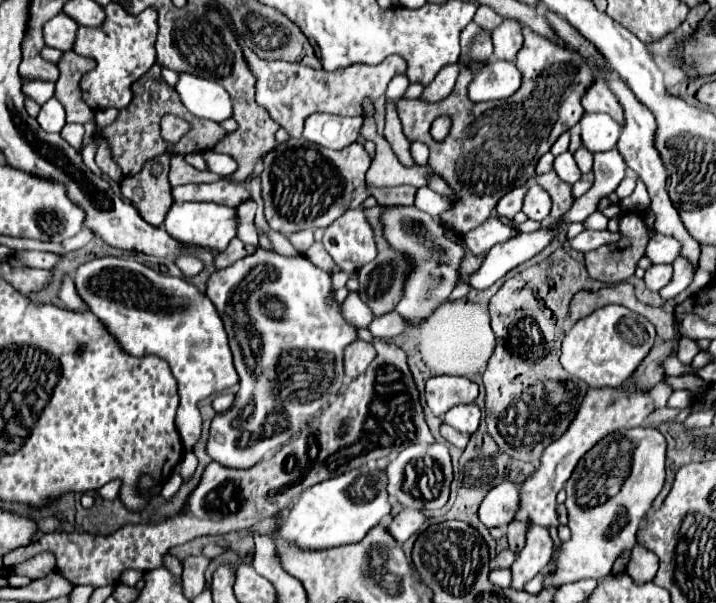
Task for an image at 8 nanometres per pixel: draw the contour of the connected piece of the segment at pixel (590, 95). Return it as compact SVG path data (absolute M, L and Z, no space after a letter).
M603 78L595 80L595 84L585 92L581 104L583 104L585 112L605 112L615 122L619 122L619 126L625 126L623 108L619 104L619 100L615 98L615 94L609 90L609 86L605 84Z

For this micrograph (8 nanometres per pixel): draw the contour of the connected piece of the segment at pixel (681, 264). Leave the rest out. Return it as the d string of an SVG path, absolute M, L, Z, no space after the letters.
M677 258L677 260L673 262L671 282L659 290L659 296L661 296L663 300L675 298L677 294L681 294L681 292L691 284L693 274L695 274L695 270L691 268L691 264L687 264L687 260L683 260L683 258Z

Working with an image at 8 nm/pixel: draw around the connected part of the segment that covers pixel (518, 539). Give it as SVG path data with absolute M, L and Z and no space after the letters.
M513 520L507 526L507 540L509 540L509 548L519 552L525 544L525 534L529 530L529 522L527 520Z

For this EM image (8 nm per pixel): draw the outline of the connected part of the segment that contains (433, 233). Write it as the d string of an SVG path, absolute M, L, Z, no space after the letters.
M383 206L381 224L387 244L409 264L403 296L395 306L395 312L409 326L417 326L427 320L427 316L431 316L439 304L447 302L451 290L459 284L459 266L463 262L465 248L457 240L445 236L443 224L437 218L415 206Z

